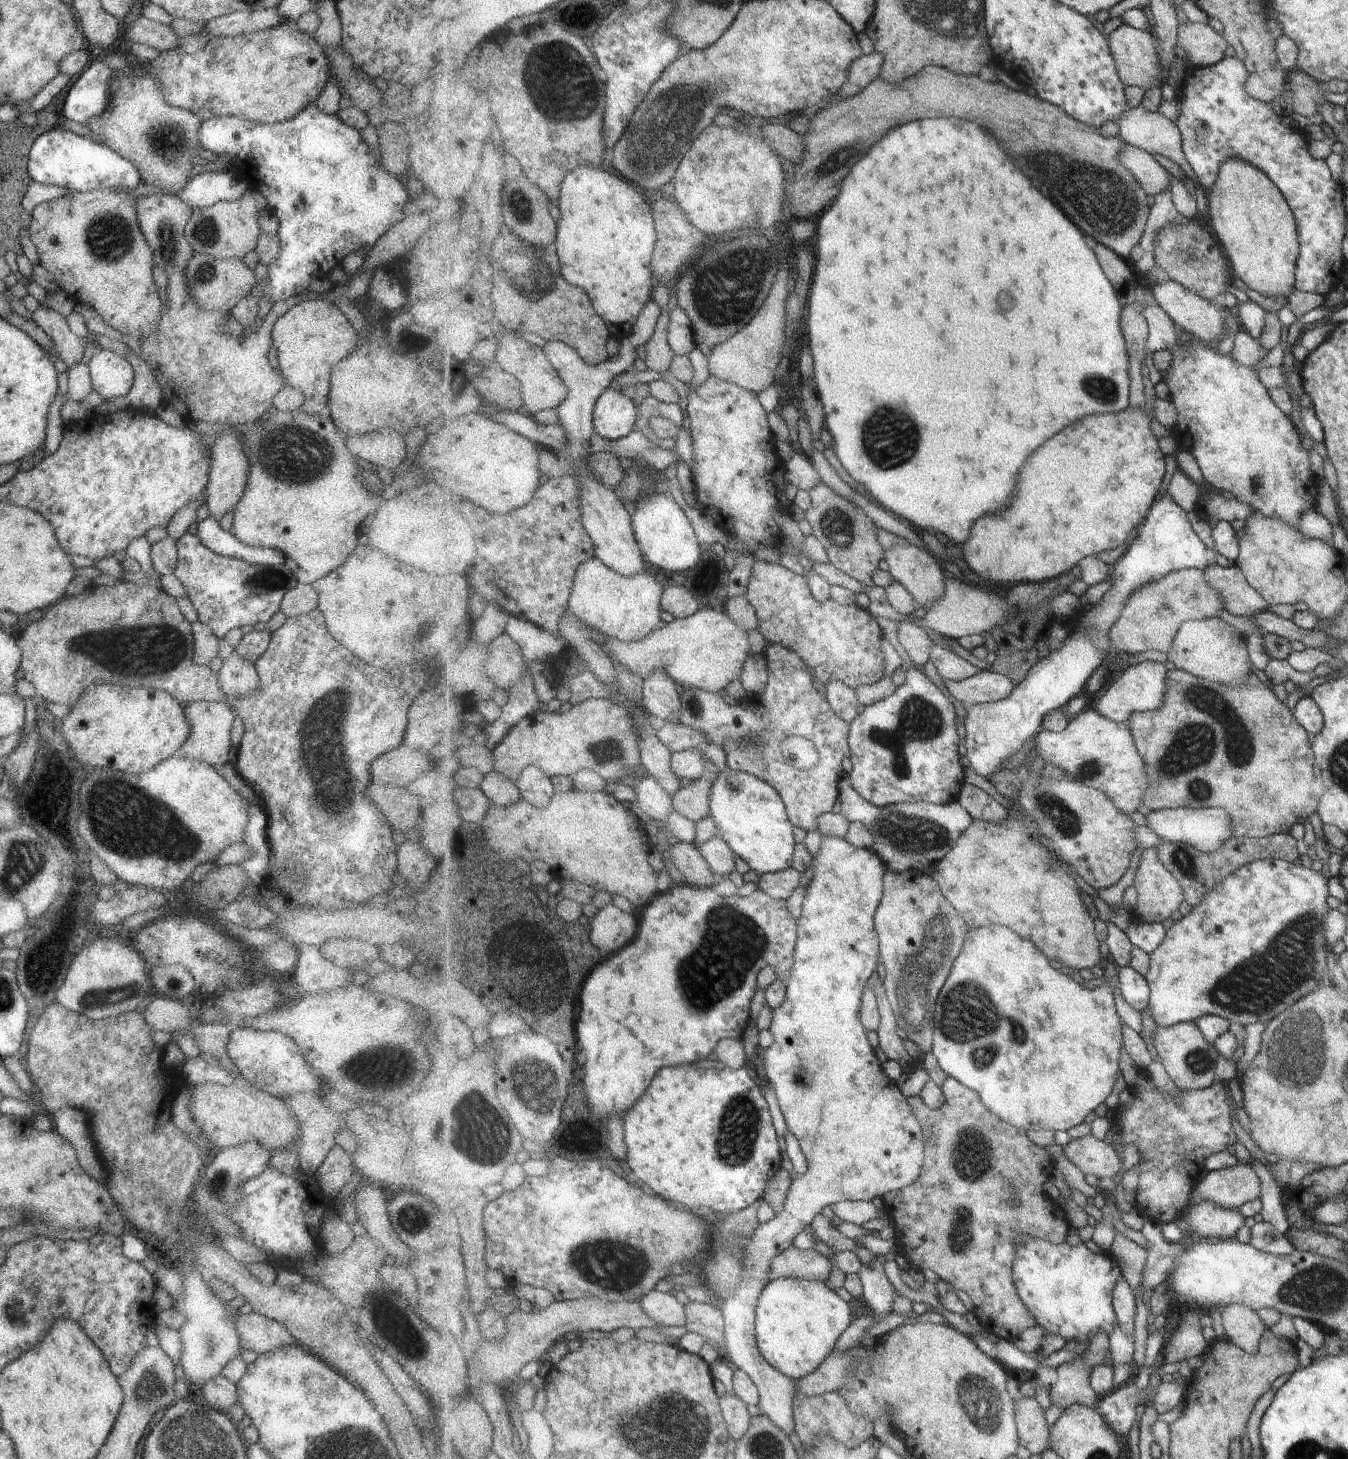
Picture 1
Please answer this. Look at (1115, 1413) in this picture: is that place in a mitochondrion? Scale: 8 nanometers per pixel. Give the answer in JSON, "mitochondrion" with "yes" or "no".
{"mitochondrion":"no"}

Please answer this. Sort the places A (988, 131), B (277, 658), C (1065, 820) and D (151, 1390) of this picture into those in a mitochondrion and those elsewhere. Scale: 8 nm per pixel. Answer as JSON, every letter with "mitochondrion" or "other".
{"A":"other","B":"other","C":"mitochondrion","D":"mitochondrion"}

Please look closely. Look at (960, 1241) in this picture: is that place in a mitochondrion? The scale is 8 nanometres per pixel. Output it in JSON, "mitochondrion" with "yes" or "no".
{"mitochondrion":"yes"}

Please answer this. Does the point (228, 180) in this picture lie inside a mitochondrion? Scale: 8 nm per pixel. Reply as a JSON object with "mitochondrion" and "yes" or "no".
{"mitochondrion":"no"}

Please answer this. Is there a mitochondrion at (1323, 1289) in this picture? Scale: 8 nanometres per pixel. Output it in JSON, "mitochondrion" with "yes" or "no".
{"mitochondrion":"yes"}

